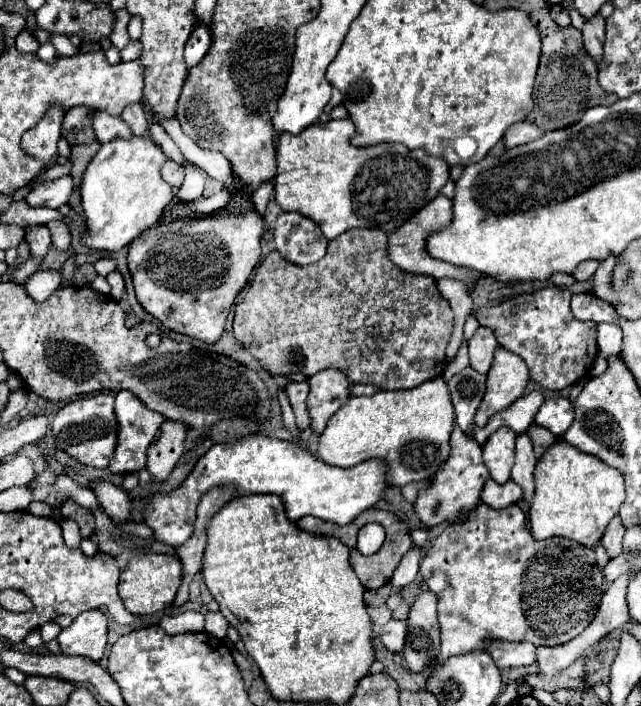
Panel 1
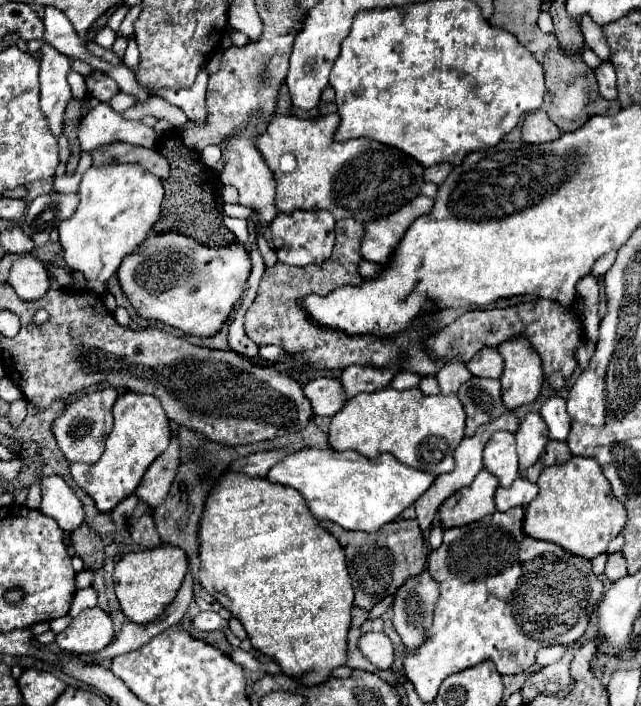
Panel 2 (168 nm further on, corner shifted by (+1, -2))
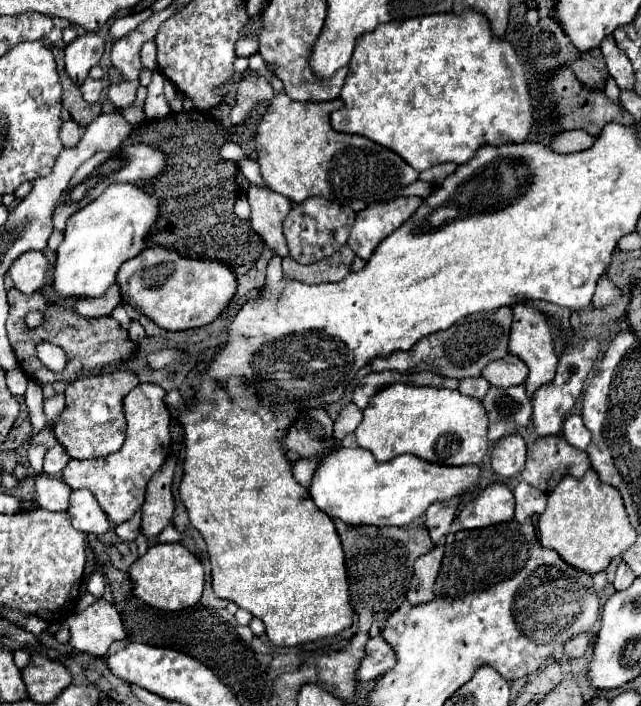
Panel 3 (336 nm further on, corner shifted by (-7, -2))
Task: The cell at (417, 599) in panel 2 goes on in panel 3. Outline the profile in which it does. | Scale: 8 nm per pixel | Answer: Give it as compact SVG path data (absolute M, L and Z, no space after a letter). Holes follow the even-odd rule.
M436 545L430 553L422 555L416 563L414 563L414 577L408 589L408 601L412 605L420 605L420 603L428 603L434 593L434 581L442 563L442 555L444 555L444 547Z

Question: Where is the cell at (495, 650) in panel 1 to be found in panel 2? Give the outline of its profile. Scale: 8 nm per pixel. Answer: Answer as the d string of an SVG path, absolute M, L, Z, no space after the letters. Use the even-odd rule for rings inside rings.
M550 645L550 647L542 647L538 653L536 653L536 665L550 665L554 661L558 661L564 653L564 647L562 645Z

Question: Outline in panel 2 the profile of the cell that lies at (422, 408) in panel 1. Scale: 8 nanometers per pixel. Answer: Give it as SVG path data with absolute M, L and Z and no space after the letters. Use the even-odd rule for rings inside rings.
M418 387L414 389L380 389L374 393L360 393L354 399L350 399L344 405L344 411L338 411L332 417L330 429L328 429L328 443L334 451L358 451L364 457L378 457L380 453L392 453L400 463L418 469L418 471L428 471L430 475L440 475L448 473L454 469L454 449L464 437L464 409L462 403L458 401L456 393L450 395L424 395Z

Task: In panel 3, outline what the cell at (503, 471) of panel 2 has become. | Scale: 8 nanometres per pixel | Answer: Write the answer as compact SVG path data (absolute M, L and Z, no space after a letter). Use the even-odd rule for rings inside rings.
M506 435L498 439L490 451L490 465L502 477L514 477L524 469L526 443L522 435Z

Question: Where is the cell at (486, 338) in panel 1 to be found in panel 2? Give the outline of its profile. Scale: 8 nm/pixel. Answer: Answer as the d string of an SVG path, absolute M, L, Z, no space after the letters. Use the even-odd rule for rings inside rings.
M494 347L480 349L474 355L474 359L468 361L468 369L476 377L492 377L492 379L498 379L502 375L502 367L504 367L504 361L502 361L500 353Z

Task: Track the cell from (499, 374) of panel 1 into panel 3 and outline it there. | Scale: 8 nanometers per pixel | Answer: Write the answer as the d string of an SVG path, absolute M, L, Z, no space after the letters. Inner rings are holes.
M514 305L512 309L514 309L514 321L512 321L512 331L510 331L510 353L518 355L528 365L530 373L526 379L526 387L528 387L528 393L532 395L532 391L536 391L538 387L554 379L556 363L558 363L558 357L554 353L554 339L552 339L548 319L542 311L530 305Z

